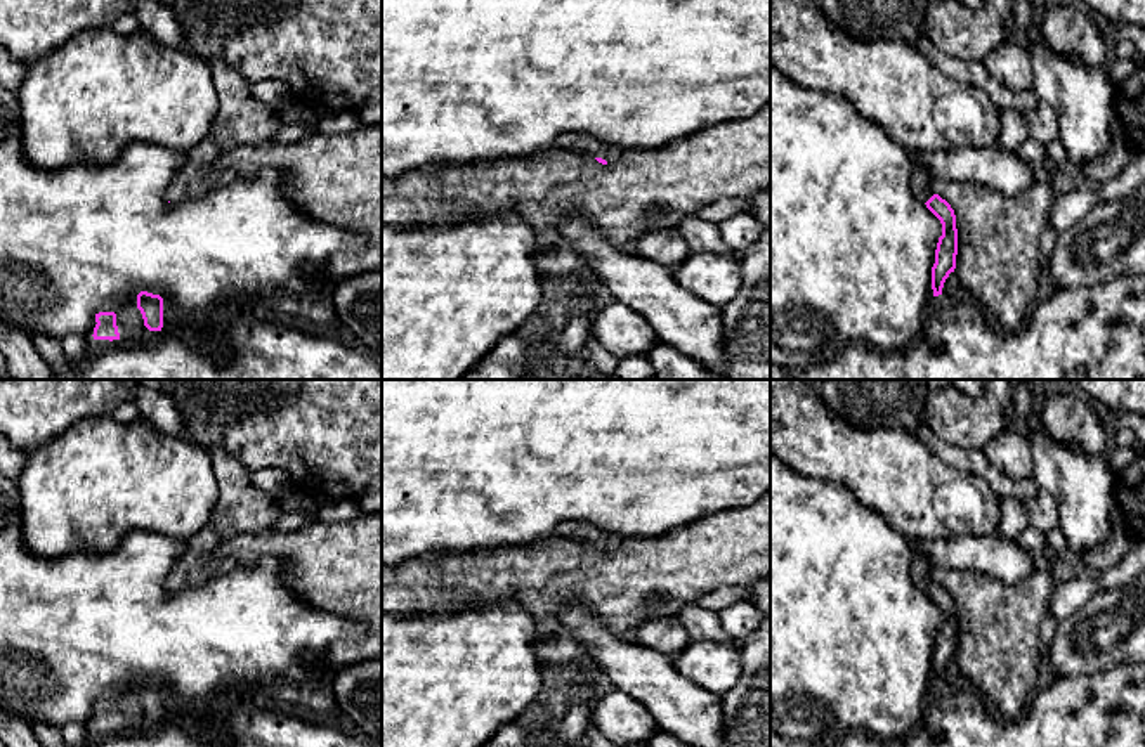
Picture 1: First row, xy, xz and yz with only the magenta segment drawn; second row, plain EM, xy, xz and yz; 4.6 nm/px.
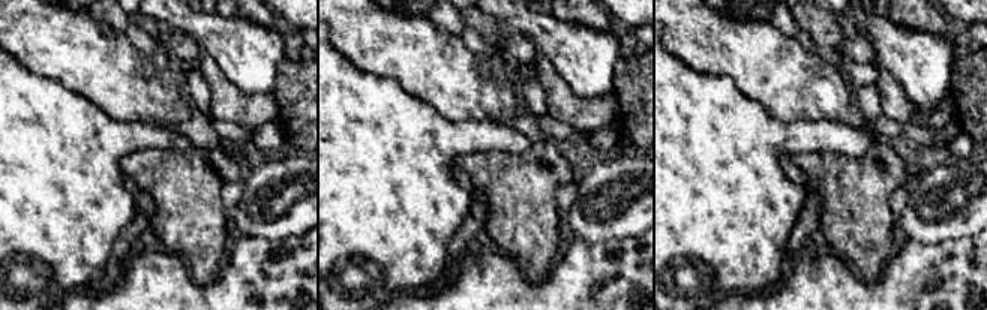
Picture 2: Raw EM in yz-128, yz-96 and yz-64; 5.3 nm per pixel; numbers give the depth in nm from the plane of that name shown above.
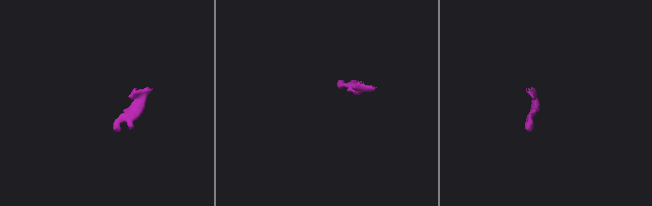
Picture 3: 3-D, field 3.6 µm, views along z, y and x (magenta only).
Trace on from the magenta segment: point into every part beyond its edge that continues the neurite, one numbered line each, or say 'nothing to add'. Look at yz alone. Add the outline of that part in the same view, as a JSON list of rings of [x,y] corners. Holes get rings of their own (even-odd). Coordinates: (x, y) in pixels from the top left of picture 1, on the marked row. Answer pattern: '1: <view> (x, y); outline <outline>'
1: yz (920, 179); outline [[[923,166],[913,168],[911,189],[921,203],[926,203],[933,196],[933,191],[930,187],[930,173],[926,168]]]

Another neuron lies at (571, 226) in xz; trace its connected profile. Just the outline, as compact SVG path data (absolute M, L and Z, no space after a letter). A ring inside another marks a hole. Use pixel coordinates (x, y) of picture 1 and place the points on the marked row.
M583 215L564 217L559 232L585 255L586 274L640 312L663 343L729 380L720 307L682 288L671 269L612 246Z

